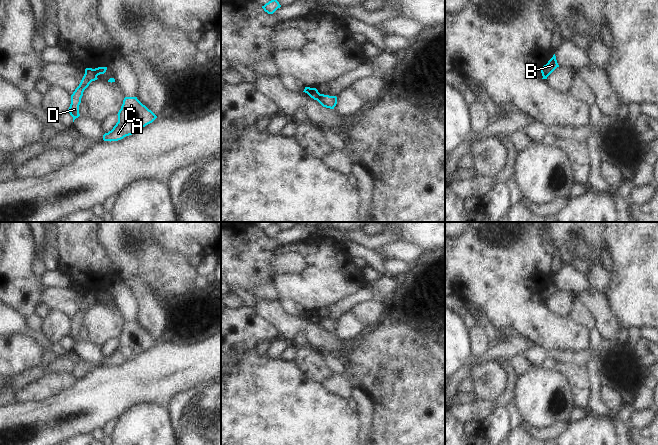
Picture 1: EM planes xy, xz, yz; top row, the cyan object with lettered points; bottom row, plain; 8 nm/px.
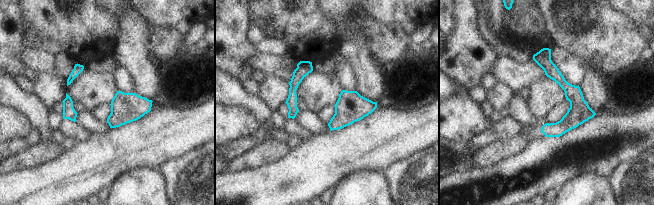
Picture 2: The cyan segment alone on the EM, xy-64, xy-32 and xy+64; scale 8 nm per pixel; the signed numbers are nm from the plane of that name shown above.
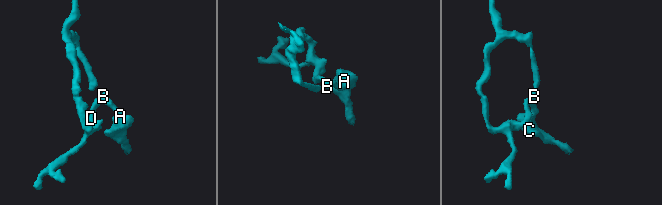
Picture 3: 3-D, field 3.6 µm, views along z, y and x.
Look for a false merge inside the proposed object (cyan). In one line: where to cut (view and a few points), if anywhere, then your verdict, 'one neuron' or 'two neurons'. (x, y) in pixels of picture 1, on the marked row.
cut in xy along (93, 69), (97, 75); two neurons

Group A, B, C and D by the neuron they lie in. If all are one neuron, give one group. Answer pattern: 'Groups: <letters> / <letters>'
Groups: A B C / D.

